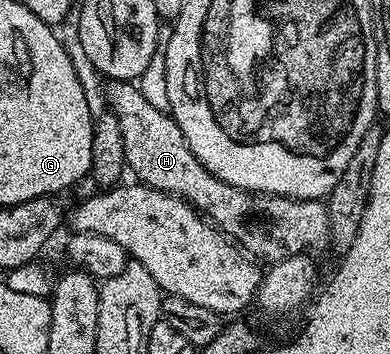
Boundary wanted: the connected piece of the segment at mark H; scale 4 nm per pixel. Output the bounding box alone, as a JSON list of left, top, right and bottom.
[106,80,331,264]

